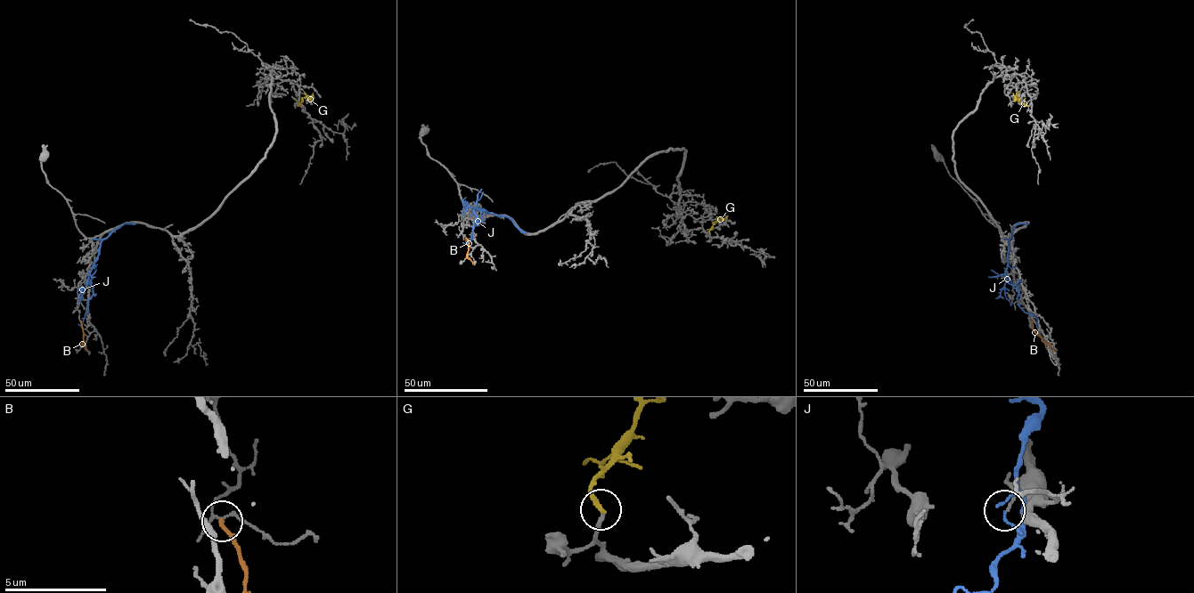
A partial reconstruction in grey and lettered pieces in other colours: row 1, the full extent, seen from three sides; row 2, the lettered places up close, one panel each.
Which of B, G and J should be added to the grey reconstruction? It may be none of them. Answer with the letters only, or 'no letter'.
no letter

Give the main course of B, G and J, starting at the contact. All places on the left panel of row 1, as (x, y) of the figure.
B: (80, 321), (82, 345), (87, 351)
G: (298, 106), (303, 98), (311, 97), (313, 93)
J: (85, 312), (93, 294), (87, 281), (89, 272), (97, 258), (100, 243), (122, 224), (135, 223)

